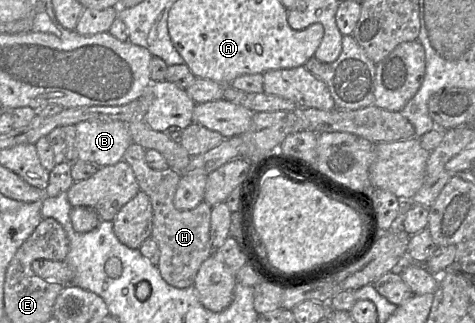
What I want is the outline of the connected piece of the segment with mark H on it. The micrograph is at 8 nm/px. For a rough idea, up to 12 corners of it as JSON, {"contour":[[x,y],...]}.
{"contour":[[131,143],[123,160],[153,208],[157,268],[169,285],[194,285],[215,251],[212,207],[176,209],[181,173],[152,169]]}

